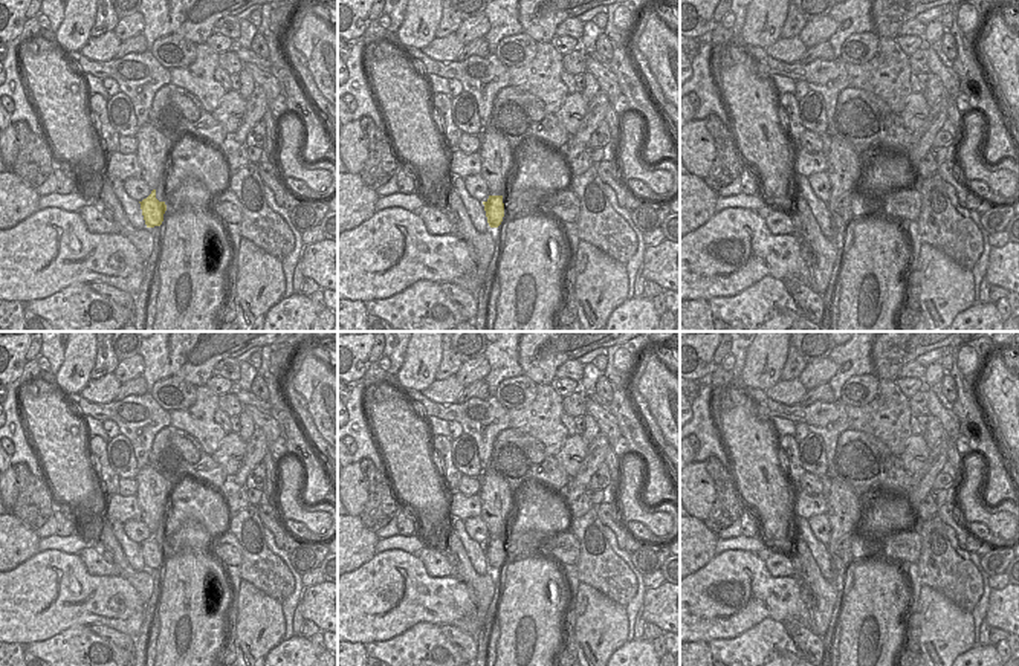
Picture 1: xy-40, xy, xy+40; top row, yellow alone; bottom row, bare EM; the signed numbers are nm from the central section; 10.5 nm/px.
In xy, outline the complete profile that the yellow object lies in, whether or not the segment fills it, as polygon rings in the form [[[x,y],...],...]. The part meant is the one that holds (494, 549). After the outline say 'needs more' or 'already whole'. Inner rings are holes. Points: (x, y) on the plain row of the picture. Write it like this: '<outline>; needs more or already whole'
[[[513,535],[504,539],[489,538],[489,541],[483,544],[483,547],[490,570],[498,570],[501,567],[506,553],[510,554],[512,561],[516,561],[533,551],[533,547],[529,542]]]; needs more

